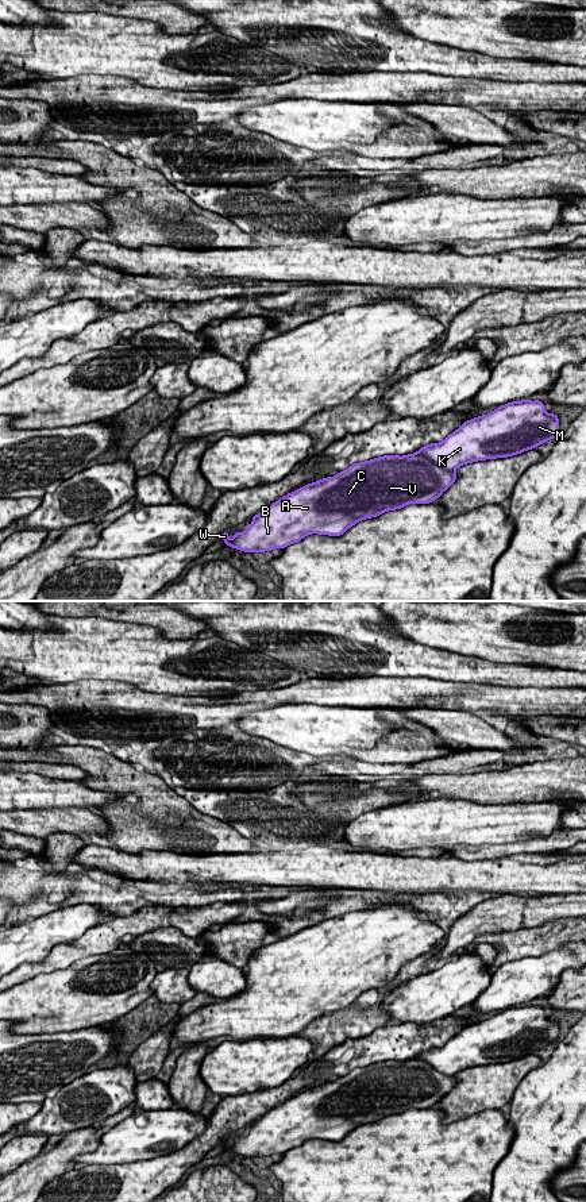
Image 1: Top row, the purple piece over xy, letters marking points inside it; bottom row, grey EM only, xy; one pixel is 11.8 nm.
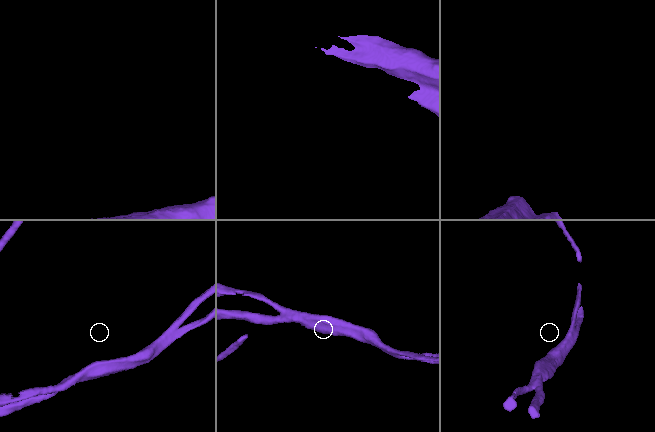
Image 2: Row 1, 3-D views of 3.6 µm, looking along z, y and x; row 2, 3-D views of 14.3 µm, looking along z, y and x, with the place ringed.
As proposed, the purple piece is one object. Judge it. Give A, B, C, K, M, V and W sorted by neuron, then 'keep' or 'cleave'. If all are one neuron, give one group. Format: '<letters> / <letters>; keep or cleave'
A B C V W / K M; cleave

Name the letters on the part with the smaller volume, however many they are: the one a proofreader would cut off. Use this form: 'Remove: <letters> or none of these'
Remove: K, M

